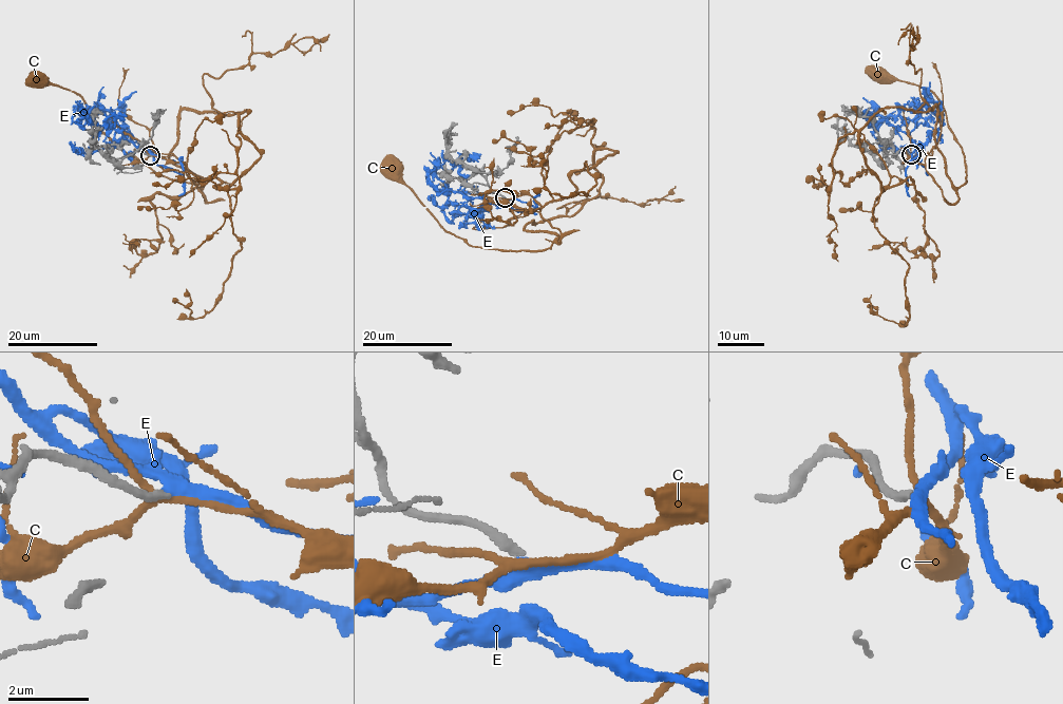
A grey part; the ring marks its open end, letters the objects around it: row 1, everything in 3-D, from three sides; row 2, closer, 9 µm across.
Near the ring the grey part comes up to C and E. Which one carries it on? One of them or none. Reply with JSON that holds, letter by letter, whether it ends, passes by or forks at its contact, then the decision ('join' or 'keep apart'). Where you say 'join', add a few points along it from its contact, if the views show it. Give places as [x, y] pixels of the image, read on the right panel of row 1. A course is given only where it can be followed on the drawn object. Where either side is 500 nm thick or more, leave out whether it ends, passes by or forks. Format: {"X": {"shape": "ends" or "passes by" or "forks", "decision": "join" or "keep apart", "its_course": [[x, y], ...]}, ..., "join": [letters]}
{"C": {"shape": "forks", "decision": "keep apart"}, "E": {"shape": "forks", "decision": "join", "its_course": [[911, 154], [919, 107], [932, 100], [934, 112], [924, 103], [913, 118], [888, 116], [867, 127]]}, "join": ["E"]}

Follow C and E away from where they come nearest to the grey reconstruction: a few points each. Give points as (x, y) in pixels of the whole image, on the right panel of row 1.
C: (911, 154), (907, 160), (924, 165), (953, 203), (966, 182), (964, 156), (942, 103), (930, 91), (878, 74)
E: (911, 154), (919, 107), (932, 100), (934, 112), (924, 103), (913, 118), (888, 116), (867, 127)

